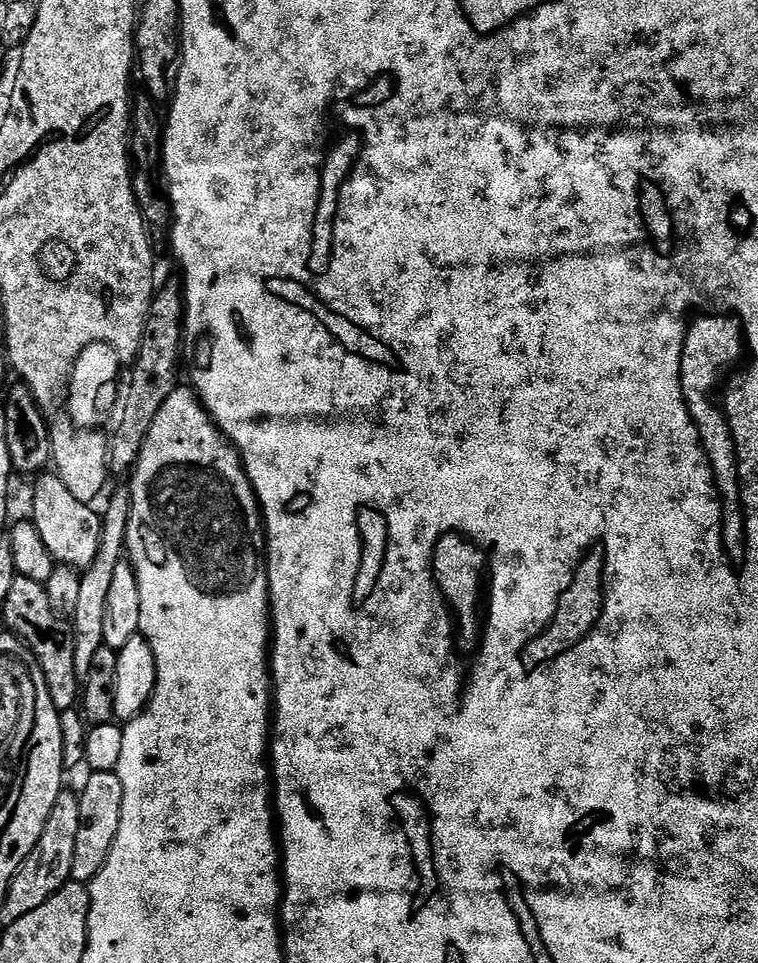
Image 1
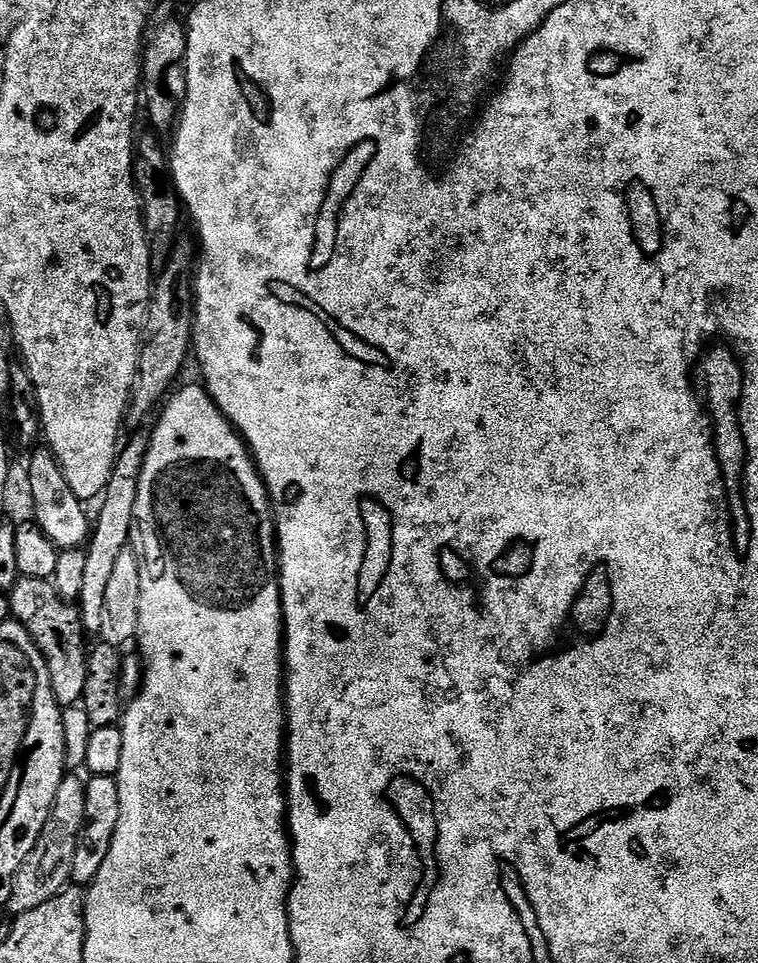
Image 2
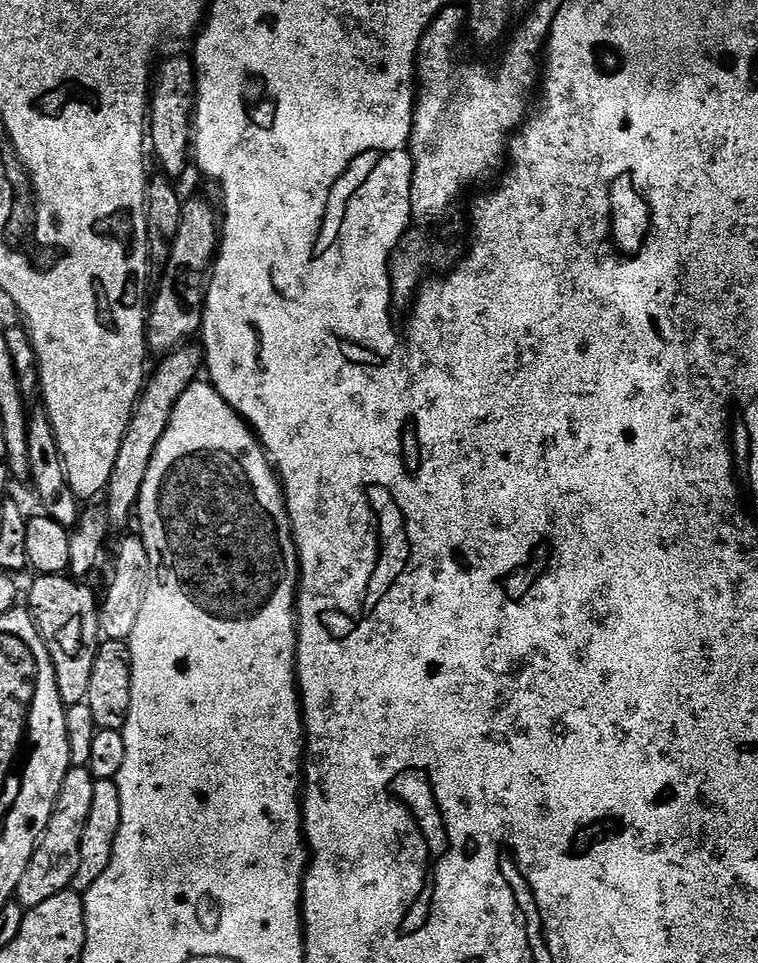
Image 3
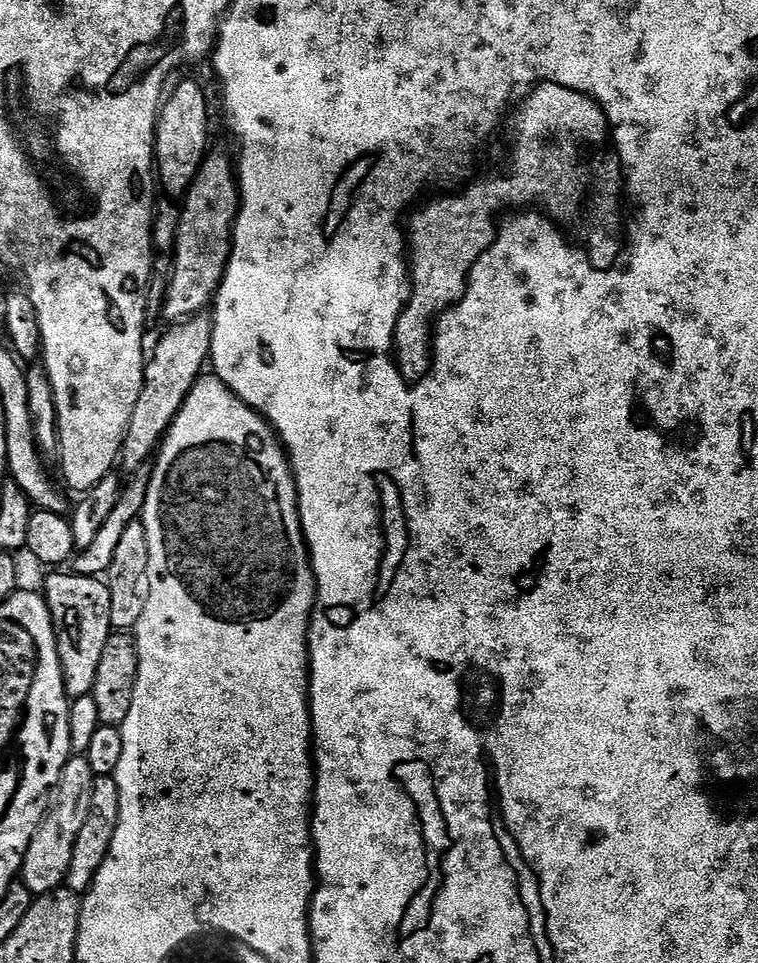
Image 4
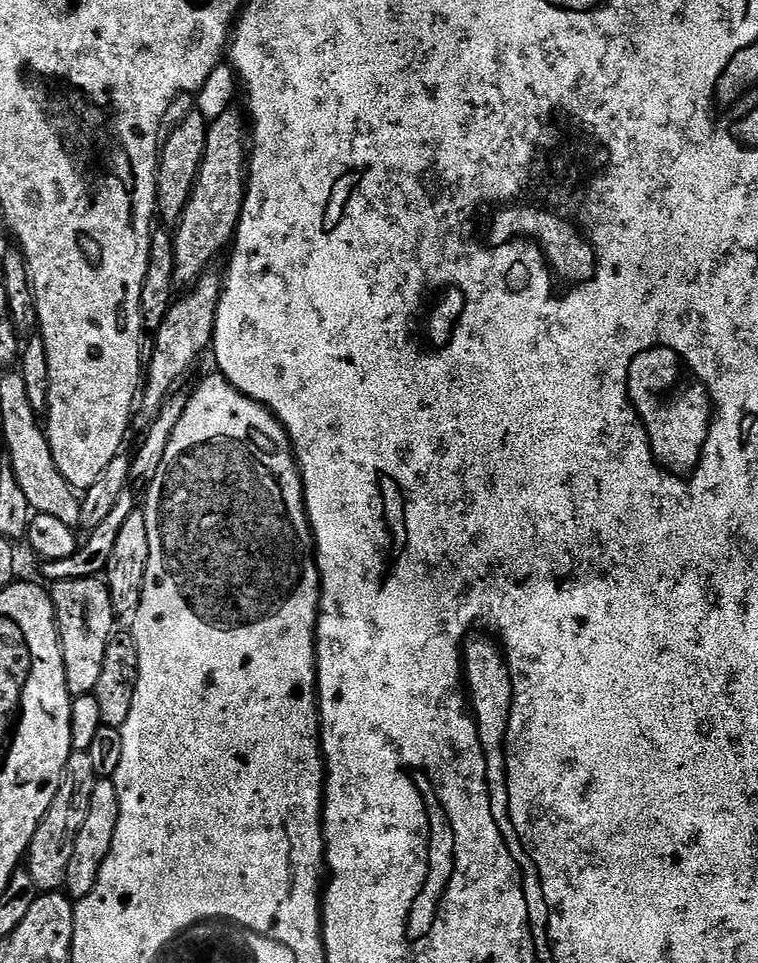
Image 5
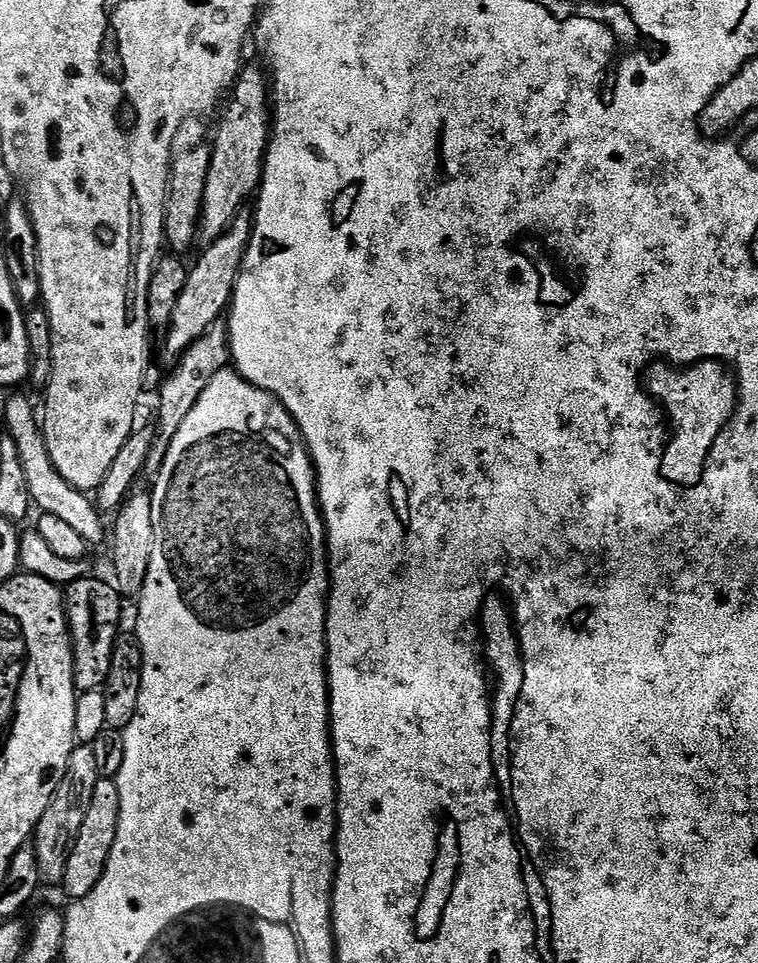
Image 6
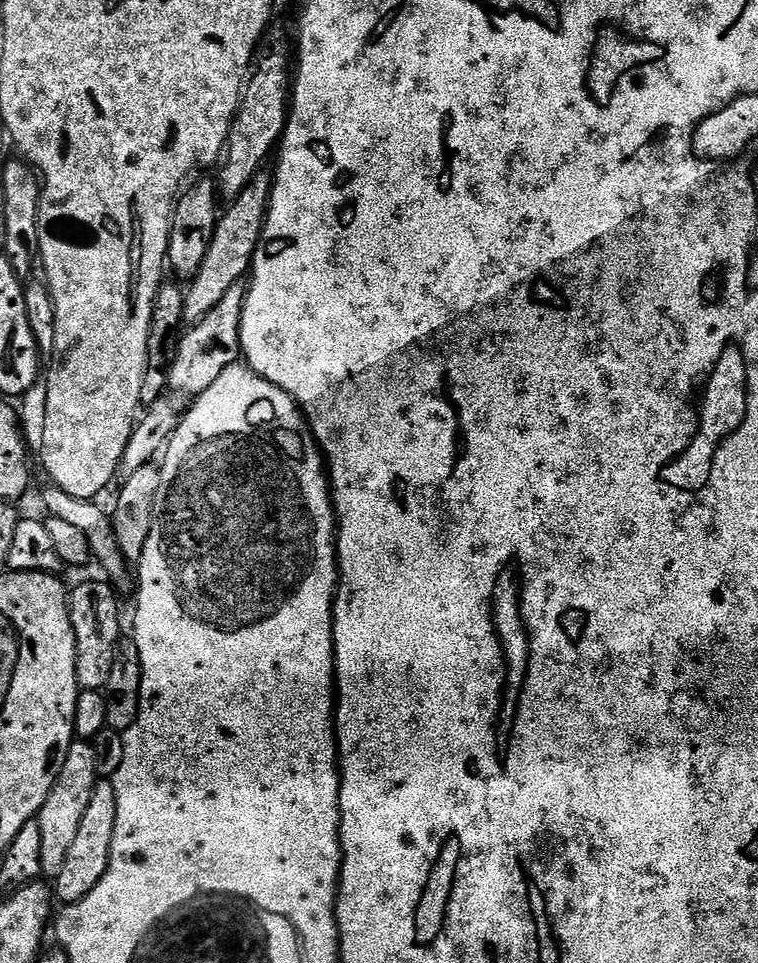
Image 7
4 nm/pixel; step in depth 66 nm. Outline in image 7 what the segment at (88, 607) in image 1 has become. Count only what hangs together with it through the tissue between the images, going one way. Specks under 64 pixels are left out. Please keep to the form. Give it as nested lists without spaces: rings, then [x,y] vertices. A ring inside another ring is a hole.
[[[261,170],[252,181],[244,187],[242,194],[231,197],[228,209],[223,209],[222,215],[217,219],[216,229],[208,247],[202,270],[187,285],[184,294],[184,323],[191,326],[196,324],[225,296],[230,286],[241,283],[249,275],[252,266],[252,255],[260,241],[264,229],[264,219],[268,216],[268,207],[272,197],[271,175]],[[244,276],[244,277],[243,277]]]

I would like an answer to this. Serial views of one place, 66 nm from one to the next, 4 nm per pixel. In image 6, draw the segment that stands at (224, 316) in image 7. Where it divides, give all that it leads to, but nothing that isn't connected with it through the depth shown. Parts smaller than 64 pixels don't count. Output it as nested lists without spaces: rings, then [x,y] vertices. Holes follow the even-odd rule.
[[[217,322],[198,338],[190,347],[180,355],[180,359],[175,361],[173,370],[169,376],[163,377],[158,389],[160,395],[160,409],[157,410],[156,424],[152,433],[152,445],[146,458],[144,472],[149,477],[155,478],[160,473],[162,462],[170,450],[170,442],[174,442],[174,434],[178,434],[178,429],[182,427],[182,422],[186,422],[186,414],[194,410],[198,398],[202,398],[202,390],[214,382],[214,374],[221,372],[223,368],[229,367],[230,353],[228,351],[228,325],[224,322]]]

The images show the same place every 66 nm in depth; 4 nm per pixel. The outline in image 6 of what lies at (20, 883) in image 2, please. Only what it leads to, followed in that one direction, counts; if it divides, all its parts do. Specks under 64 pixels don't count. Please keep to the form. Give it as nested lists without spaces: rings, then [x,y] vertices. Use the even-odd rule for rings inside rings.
[[[92,747],[73,748],[66,762],[66,774],[50,806],[46,806],[46,814],[42,814],[34,833],[34,847],[38,854],[38,874],[41,885],[63,885],[66,878],[66,862],[70,862],[70,850],[74,850],[78,830],[82,830],[82,821],[86,818],[86,810],[90,807],[90,798],[94,798],[94,786],[98,786],[101,778],[98,761],[94,759]]]

